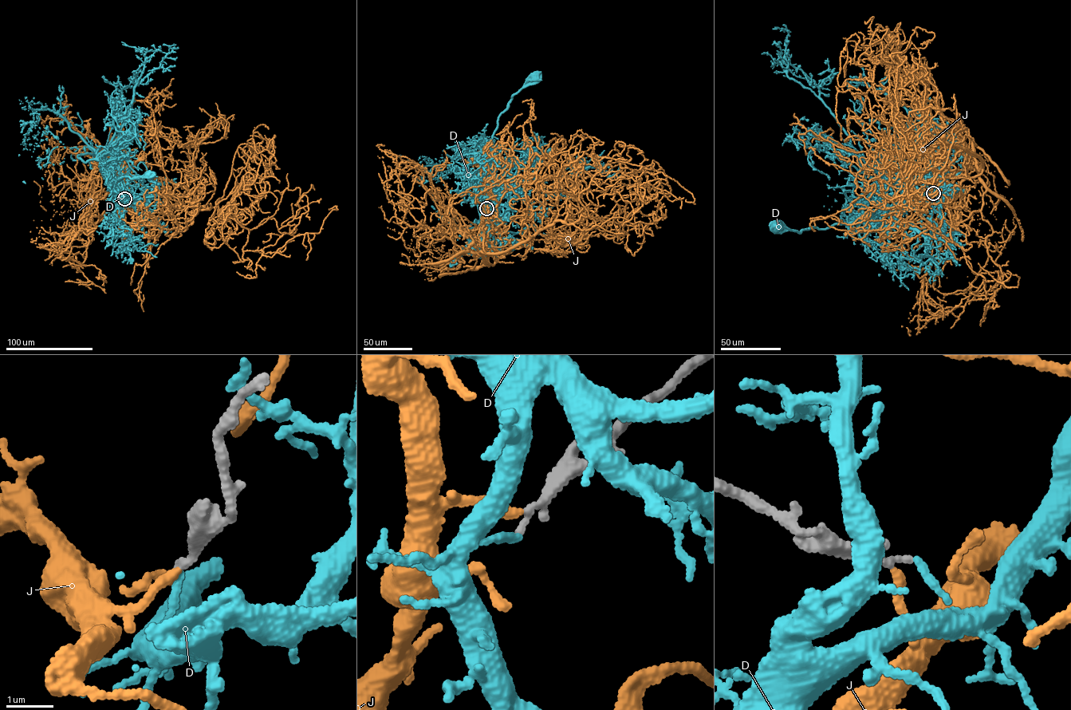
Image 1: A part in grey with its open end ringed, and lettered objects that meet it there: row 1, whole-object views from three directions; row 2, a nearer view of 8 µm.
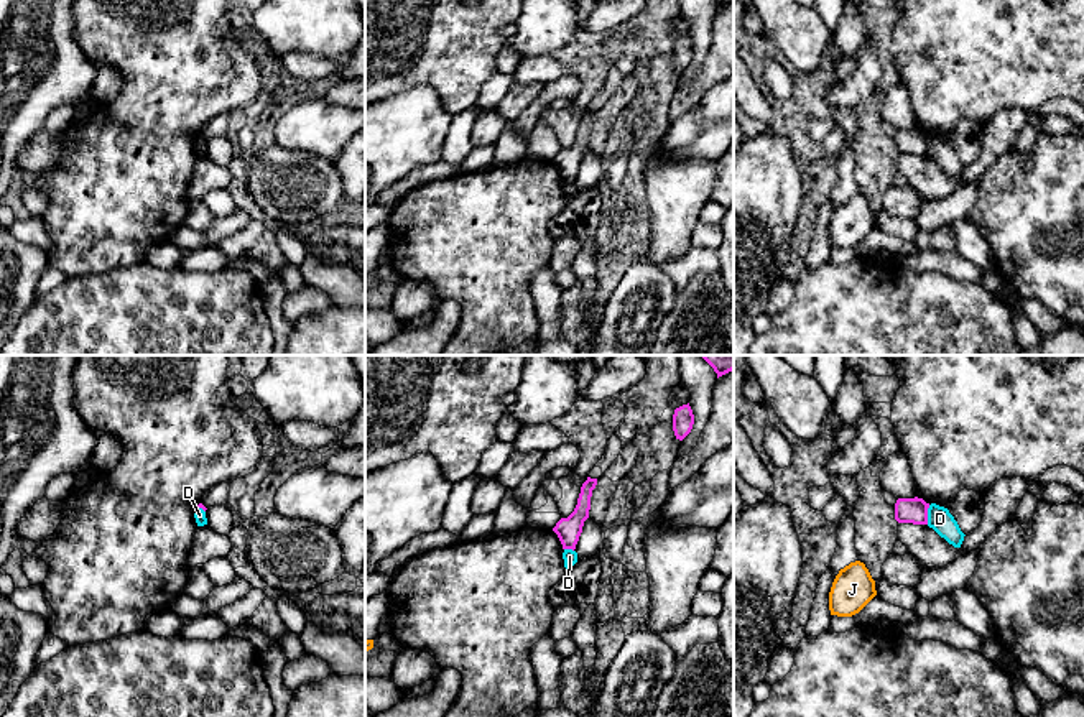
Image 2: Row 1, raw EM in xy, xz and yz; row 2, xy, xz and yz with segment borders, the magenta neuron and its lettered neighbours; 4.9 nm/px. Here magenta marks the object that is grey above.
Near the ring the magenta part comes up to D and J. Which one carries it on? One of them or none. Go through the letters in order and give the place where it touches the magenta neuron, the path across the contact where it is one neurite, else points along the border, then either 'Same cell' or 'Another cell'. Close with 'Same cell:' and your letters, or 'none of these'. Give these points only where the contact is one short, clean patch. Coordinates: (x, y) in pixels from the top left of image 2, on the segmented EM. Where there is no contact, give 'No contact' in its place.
D: Touches magenta at yz (926, 515). Boundary: yz (930, 505), (926, 523). Another cell
J: No contact. Same cell
Same cell: J

